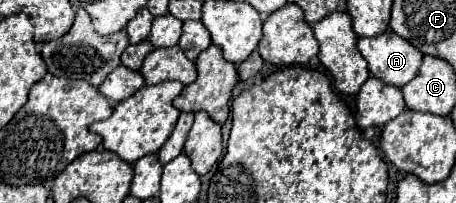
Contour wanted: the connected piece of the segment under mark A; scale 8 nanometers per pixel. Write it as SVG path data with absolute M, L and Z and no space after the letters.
M384 31L378 37L360 37L358 51L368 61L368 69L374 77L396 87L404 87L414 79L422 63L420 51L394 31Z

